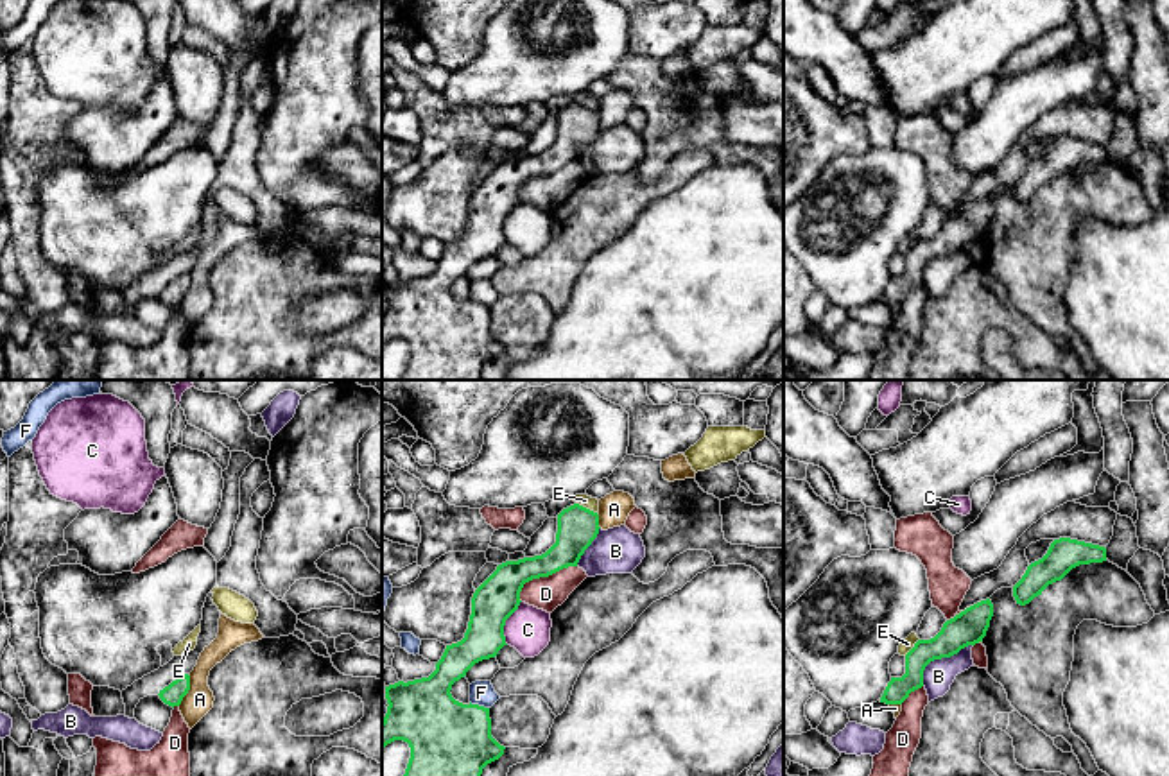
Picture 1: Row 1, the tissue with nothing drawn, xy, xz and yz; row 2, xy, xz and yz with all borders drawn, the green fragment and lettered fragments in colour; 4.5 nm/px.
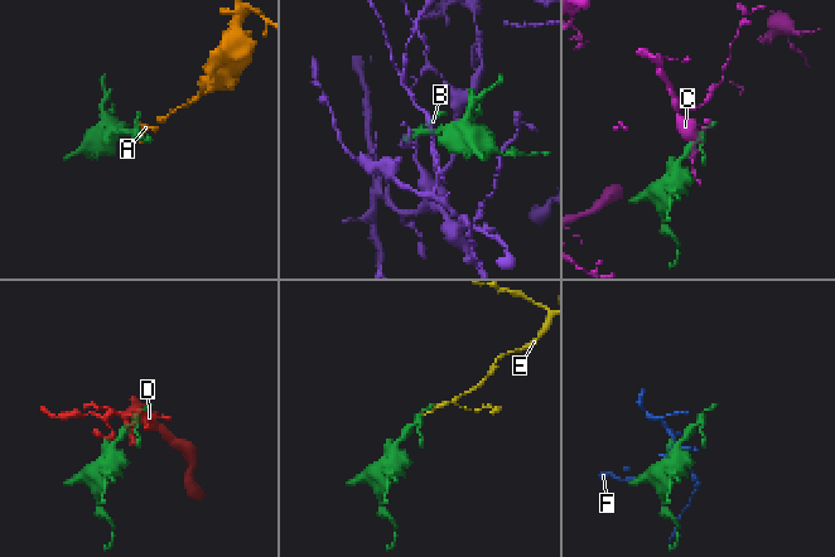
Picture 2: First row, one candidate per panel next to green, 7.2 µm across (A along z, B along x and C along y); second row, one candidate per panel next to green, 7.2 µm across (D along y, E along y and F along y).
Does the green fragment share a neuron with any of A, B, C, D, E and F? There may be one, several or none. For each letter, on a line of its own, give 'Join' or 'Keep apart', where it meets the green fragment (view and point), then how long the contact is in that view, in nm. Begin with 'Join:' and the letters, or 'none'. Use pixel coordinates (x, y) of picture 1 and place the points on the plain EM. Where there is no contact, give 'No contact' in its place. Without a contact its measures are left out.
Join: none
A: Keep apart. Touches green at xy (189, 287). Shared border 150 nm
B: Keep apart. Touches green at yz (940, 257). Shared border 300 nm
C: Keep apart. Touches green at xz (504, 221). Shared border 220 nm
D: Keep apart. Touches green at xz (542, 174). Shared border 300 nm
E: Keep apart. Touches green at xz (585, 106). Shared border 110 nm
F: Keep apart. Touches green at xz (477, 303). Shared border 90 nm

